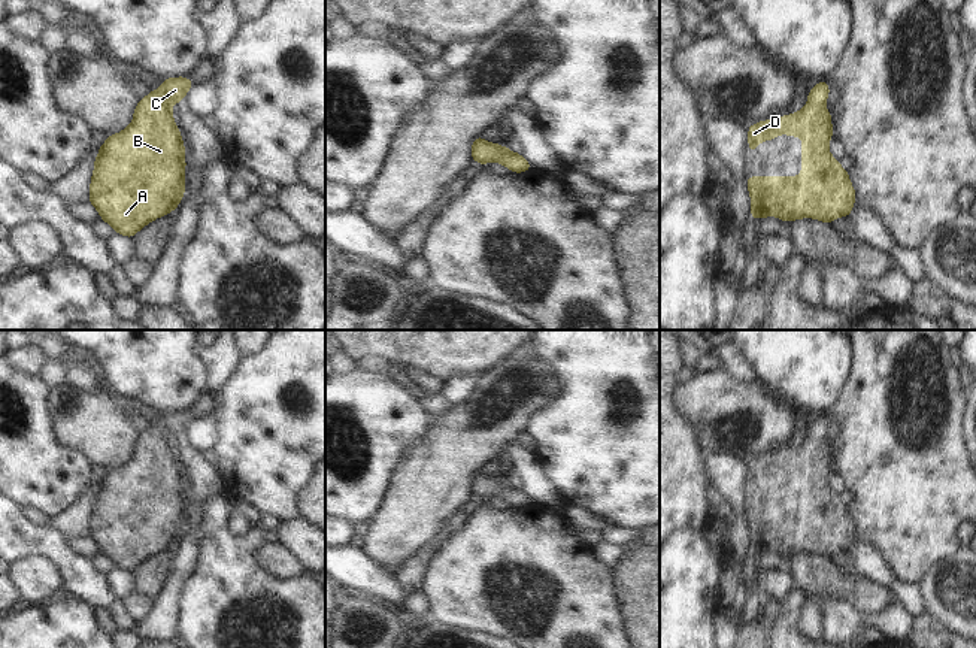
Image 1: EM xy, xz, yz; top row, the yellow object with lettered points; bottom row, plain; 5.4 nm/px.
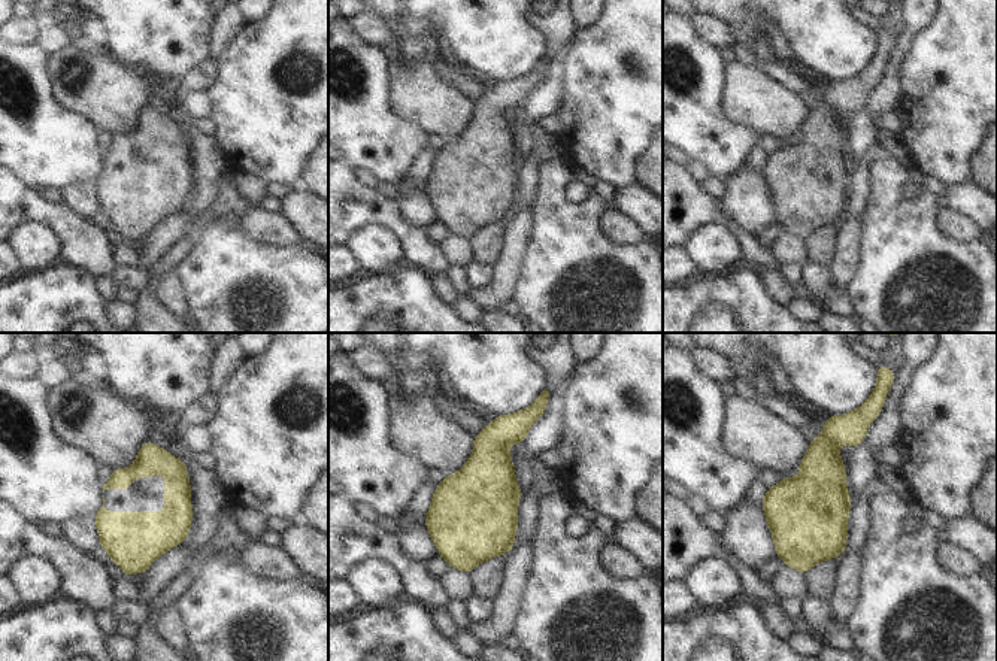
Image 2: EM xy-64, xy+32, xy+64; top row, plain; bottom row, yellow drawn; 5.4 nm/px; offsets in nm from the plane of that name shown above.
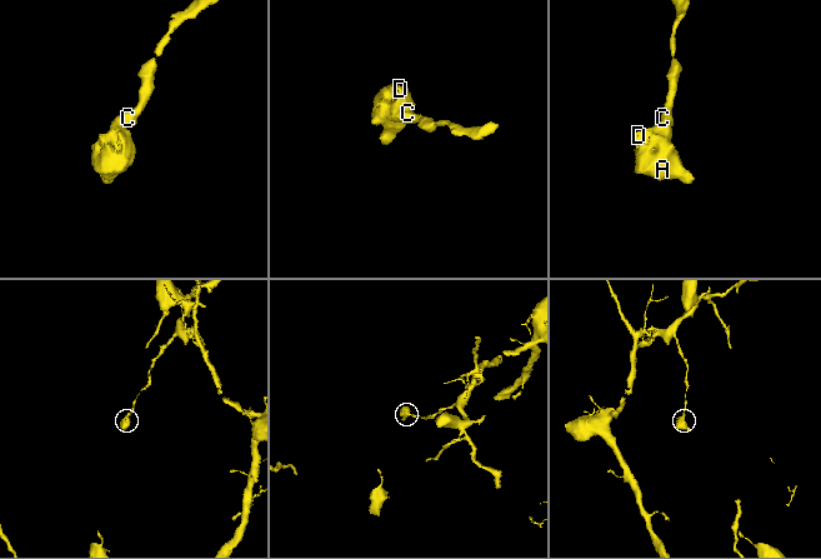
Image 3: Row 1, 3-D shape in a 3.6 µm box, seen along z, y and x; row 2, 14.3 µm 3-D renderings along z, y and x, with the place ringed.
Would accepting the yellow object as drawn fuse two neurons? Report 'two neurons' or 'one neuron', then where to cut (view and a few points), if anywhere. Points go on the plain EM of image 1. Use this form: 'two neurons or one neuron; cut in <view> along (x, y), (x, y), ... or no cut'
one neuron; no cut

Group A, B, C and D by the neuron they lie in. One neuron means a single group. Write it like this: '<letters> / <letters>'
A B C D

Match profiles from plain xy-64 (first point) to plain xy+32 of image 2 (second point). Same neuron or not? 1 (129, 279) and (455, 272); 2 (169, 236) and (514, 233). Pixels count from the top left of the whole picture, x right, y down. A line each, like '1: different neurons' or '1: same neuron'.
1: different neurons
2: different neurons

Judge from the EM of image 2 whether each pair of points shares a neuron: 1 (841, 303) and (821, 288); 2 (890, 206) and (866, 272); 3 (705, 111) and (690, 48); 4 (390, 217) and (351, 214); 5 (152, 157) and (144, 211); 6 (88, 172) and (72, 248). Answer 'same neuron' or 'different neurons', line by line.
1: same neuron
2: same neuron
3: same neuron
4: same neuron
5: same neuron
6: different neurons

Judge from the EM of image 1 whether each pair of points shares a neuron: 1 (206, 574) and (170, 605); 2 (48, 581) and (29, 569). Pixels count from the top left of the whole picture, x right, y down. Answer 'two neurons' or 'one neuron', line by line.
1: two neurons
2: one neuron

